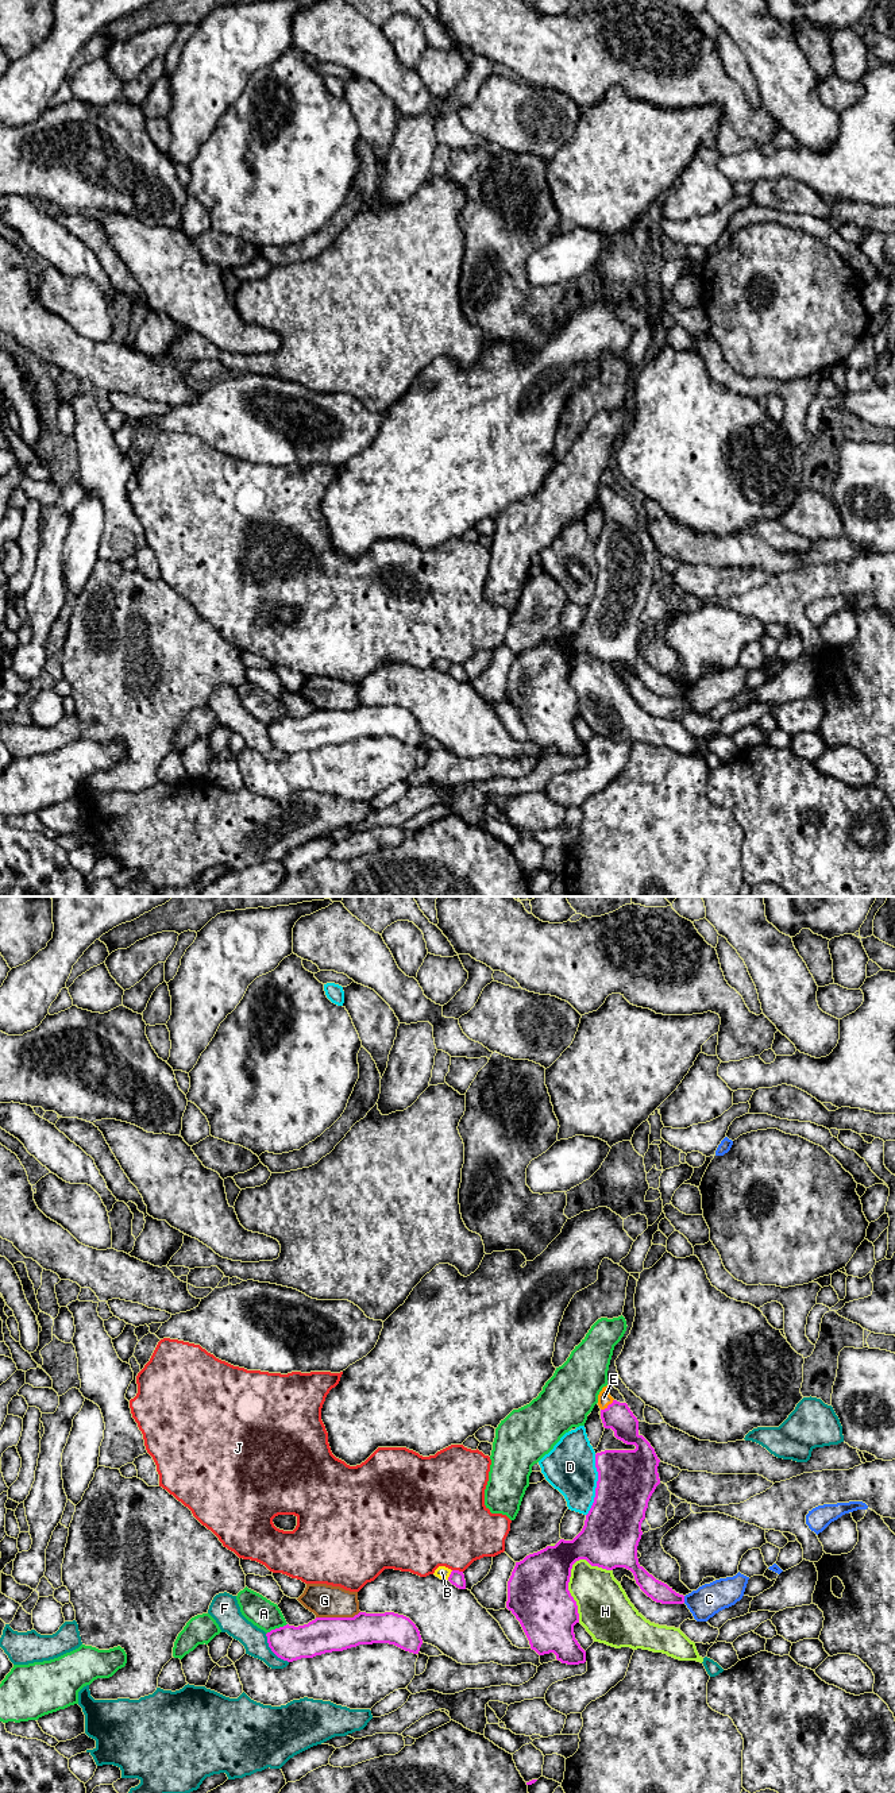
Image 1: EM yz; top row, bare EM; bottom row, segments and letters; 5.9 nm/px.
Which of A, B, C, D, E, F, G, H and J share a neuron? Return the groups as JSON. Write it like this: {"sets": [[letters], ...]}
{"sets": [["A"], ["B"], ["C"], ["D"], ["E"], ["F"], ["G"], ["H"], ["J"]]}

